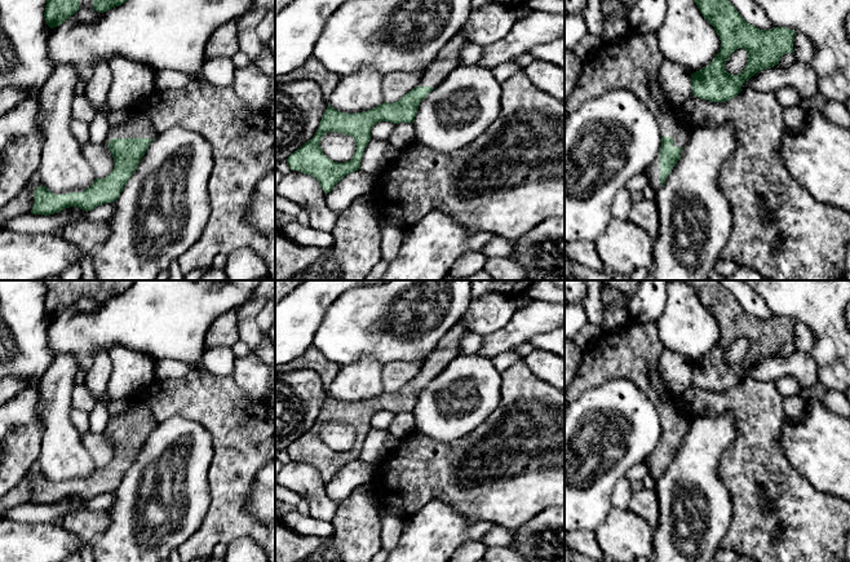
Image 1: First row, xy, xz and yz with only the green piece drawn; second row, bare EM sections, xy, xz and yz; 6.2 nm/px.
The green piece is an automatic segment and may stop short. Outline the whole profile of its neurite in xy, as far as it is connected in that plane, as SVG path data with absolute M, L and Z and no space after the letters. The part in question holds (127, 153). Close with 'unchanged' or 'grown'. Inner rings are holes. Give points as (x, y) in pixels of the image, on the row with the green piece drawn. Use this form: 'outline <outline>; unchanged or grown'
outline M137 109L121 125L112 128L103 142L115 161L107 177L96 178L92 186L81 193L57 195L41 185L34 191L31 213L49 216L70 207L88 212L115 202L156 136L150 118Z; grown

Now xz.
outline M459 32L422 72L419 84L397 102L384 102L355 114L340 112L328 105L314 137L288 156L291 171L313 176L324 194L328 194L345 176L360 169L364 149L376 123L413 123L420 102L459 66L460 53L468 43L465 35ZM328 132L342 133L355 140L355 152L349 161L337 163L323 154L320 138Z; grown

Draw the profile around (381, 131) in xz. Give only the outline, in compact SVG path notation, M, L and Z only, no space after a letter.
M378 121L371 129L371 138L388 141L388 138L393 133L394 128L395 128L394 123Z

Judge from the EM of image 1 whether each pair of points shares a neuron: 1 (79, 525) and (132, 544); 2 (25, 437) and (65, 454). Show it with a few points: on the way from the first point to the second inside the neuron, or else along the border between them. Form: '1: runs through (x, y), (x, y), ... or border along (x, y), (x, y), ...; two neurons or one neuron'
1: border along (109, 509), (109, 525), (89, 539); two neurons
2: border along (36, 414), (43, 430), (39, 461); two neurons

